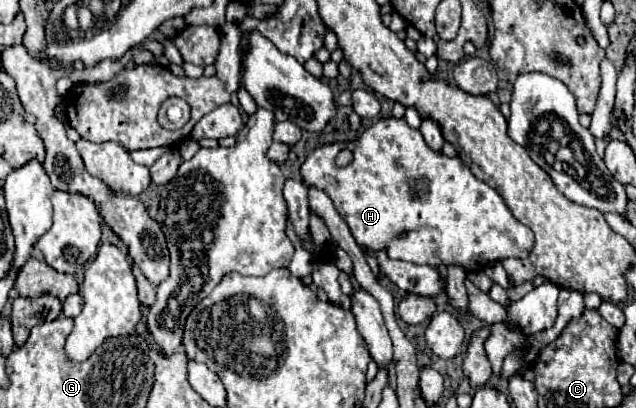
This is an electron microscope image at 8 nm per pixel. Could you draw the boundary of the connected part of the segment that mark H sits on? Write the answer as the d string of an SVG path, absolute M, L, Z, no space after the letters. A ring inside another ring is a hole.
M378 119L354 141L336 141L314 149L302 163L300 173L308 187L322 189L332 199L336 211L348 223L350 233L360 247L368 247L372 251L384 249L390 259L430 265L434 269L438 265L458 265L464 271L480 271L488 263L502 261L506 257L524 259L534 247L534 233L510 213L502 195L484 181L476 179L458 155L448 157L442 151L430 149L422 133L410 127L406 119ZM342 149L350 149L354 159L346 167L336 167L334 159Z

